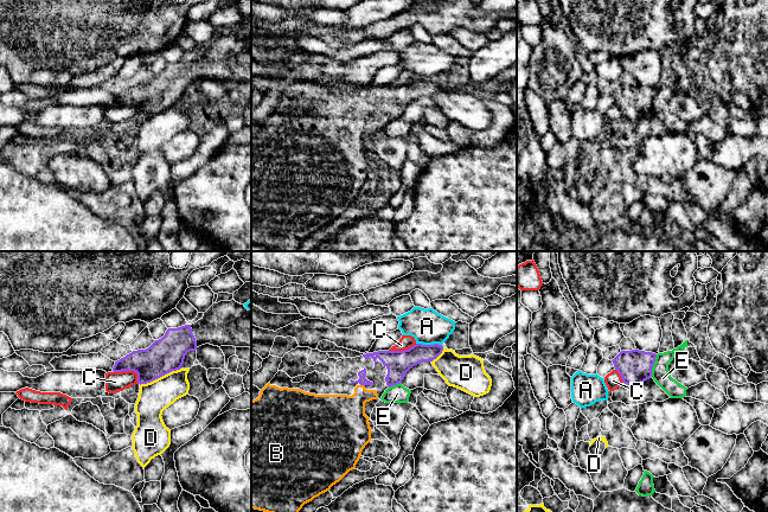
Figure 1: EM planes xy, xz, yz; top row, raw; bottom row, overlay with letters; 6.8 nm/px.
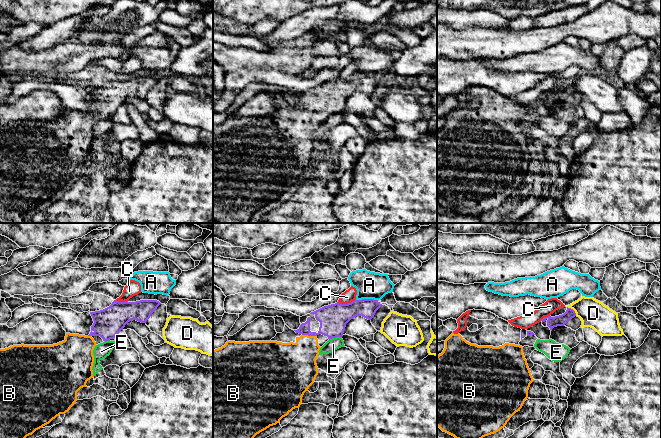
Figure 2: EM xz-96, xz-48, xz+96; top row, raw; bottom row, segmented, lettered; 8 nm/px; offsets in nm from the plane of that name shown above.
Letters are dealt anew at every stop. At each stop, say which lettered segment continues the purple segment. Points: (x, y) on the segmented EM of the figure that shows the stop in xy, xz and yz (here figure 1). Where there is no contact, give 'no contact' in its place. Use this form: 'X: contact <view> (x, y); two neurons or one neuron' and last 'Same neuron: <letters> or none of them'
A: contact xz (429, 345); two neurons
B: contact xz (363, 384); one neuron
C: contact xy (130, 370); two neurons
D: contact xy (160, 376); two neurons
E: contact yz (652, 365); two neurons
Same neuron: B

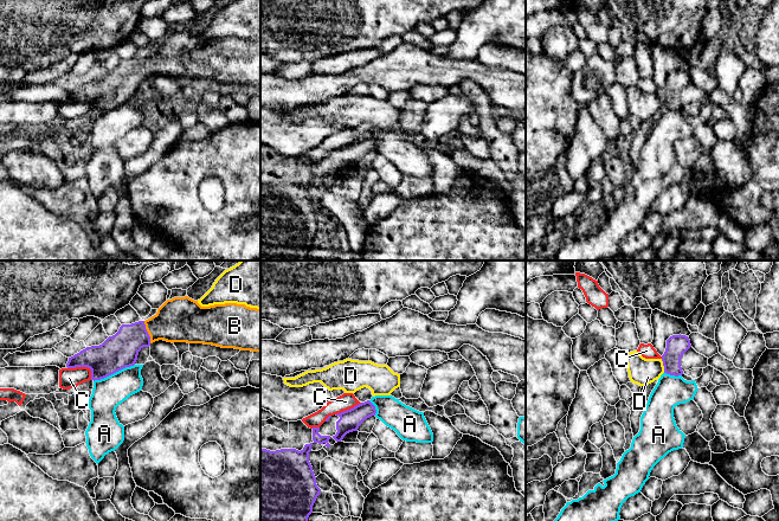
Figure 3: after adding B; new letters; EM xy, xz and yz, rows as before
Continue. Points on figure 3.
A: contact xy (114, 372); two neurons
B: contact xy (147, 332); one neuron
C: contact xy (84, 366); two neurons
D: contact yz (664, 366); two neurons
Same neuron: B

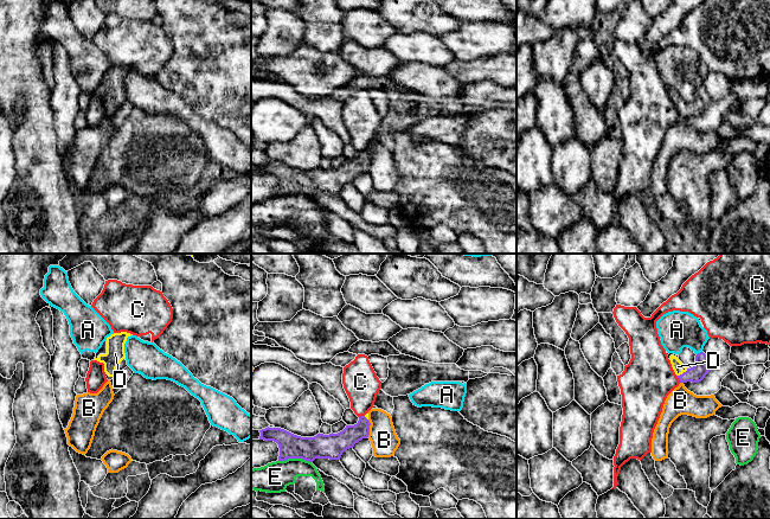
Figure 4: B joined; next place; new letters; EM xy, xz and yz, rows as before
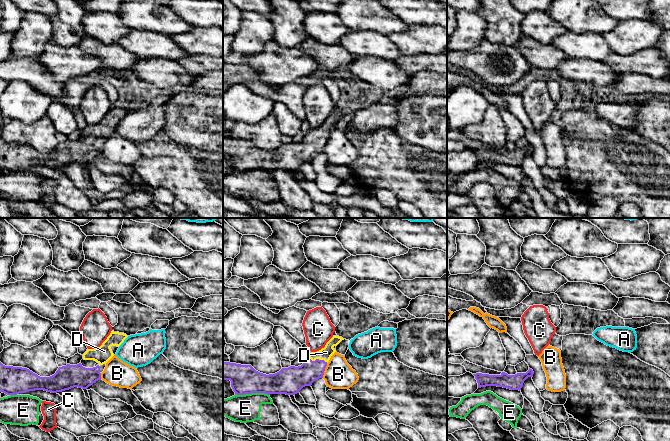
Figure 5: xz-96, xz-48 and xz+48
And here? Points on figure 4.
A: contact yz (700, 352); two neurons
B: contact xz (369, 428); two neurons
C: contact yz (679, 379); two neurons
D: contact yz (684, 372); one neuron
E: contact xz (295, 457); two neurons
Same neuron: D

